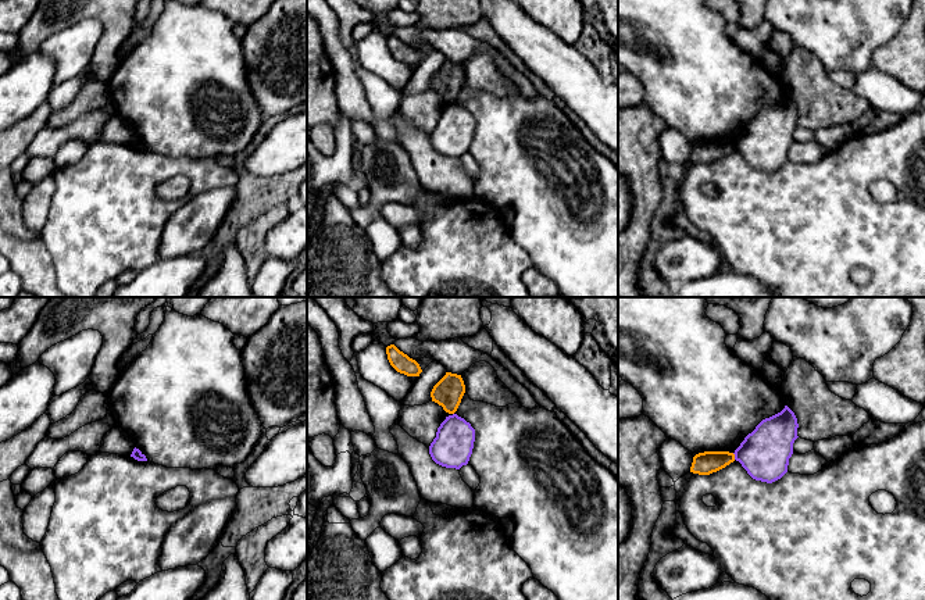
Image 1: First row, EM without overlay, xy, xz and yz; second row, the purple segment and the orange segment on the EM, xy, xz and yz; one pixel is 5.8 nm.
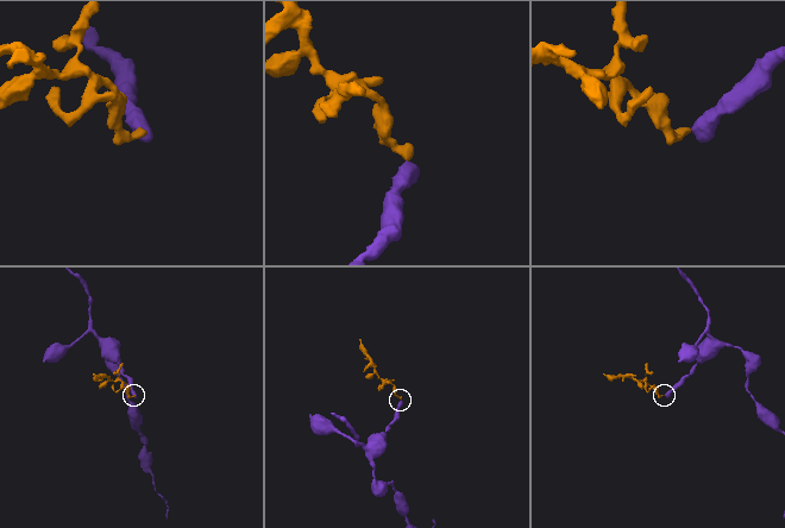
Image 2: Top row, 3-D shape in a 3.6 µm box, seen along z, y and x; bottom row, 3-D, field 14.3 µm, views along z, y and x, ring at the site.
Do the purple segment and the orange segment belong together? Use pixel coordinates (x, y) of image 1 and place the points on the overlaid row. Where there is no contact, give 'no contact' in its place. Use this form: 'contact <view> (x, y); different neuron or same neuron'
contact yz (735, 456); different neuron

